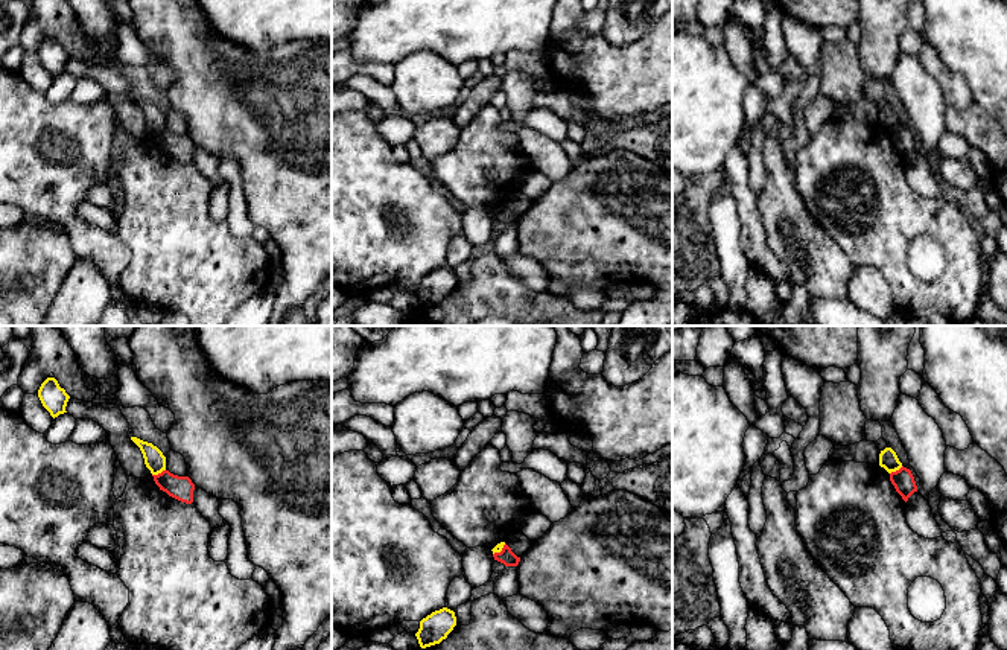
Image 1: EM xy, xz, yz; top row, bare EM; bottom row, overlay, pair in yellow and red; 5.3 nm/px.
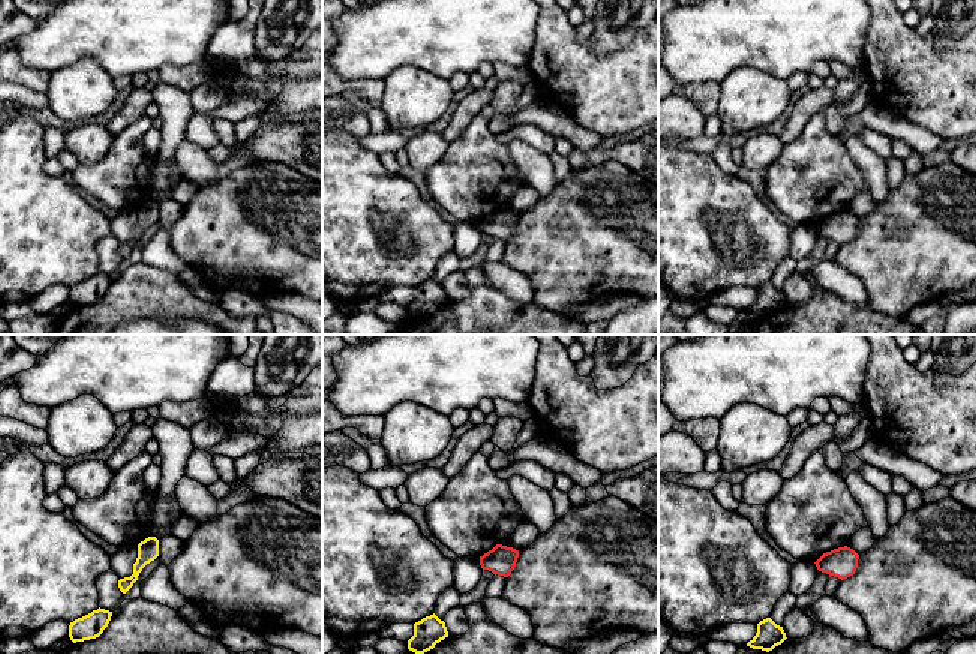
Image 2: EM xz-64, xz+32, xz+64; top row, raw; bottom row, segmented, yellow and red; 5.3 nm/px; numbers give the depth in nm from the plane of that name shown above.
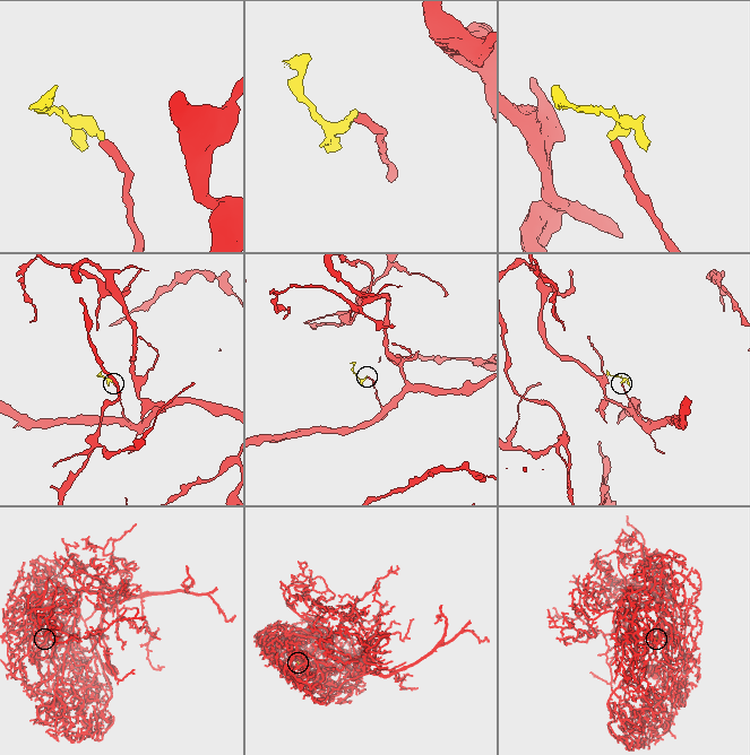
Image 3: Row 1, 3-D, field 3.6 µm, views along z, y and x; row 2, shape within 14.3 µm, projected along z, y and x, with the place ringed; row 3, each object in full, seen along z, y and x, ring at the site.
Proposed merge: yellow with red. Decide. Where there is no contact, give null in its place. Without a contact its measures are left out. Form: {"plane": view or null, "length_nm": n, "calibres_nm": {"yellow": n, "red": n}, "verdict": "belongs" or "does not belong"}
{"plane": "xy", "length_nm": 80, "calibres_nm": {"yellow": 110, "red": 130}, "verdict": "does not belong"}

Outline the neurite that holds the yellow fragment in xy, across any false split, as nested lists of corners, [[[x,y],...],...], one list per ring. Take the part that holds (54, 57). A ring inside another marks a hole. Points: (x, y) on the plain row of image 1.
[[[47,37],[41,43],[38,49],[38,56],[43,65],[50,72],[53,78],[58,76],[59,73],[67,72],[65,65],[70,55],[65,52],[64,47],[59,46],[55,37]]]

